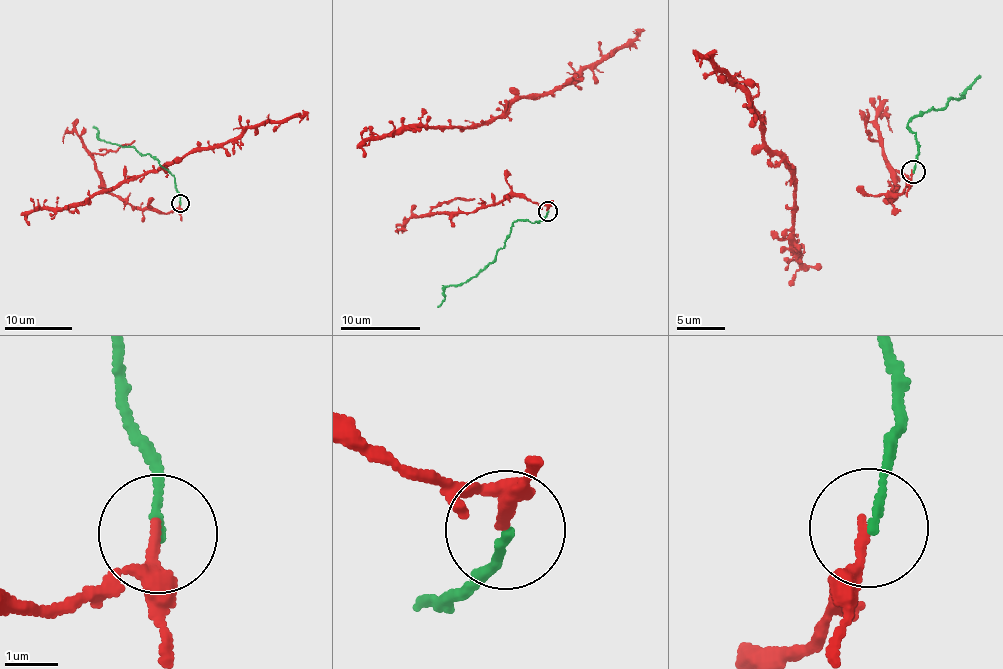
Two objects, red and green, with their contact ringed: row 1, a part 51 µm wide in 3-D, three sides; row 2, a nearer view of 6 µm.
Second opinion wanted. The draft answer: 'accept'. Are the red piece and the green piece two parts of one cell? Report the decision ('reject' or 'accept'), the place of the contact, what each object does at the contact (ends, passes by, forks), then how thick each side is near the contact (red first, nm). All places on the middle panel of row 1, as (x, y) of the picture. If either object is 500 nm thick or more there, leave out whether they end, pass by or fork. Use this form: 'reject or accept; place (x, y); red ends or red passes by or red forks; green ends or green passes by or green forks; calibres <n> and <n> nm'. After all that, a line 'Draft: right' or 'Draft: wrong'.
reject; place (547, 211); red ends; green ends; calibres 190 and 150 nm
Draft: wrong

